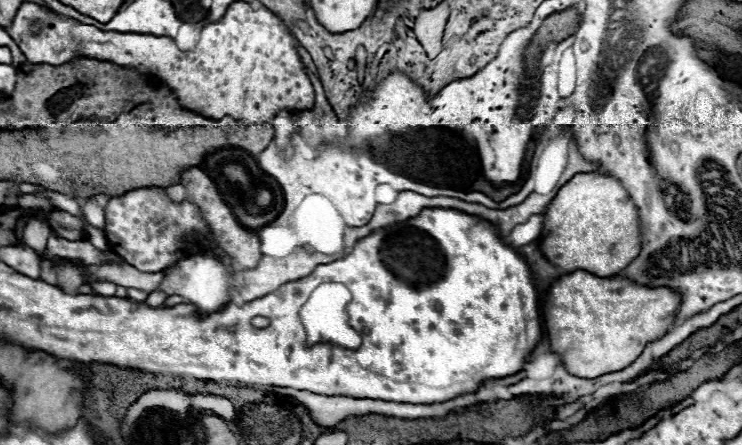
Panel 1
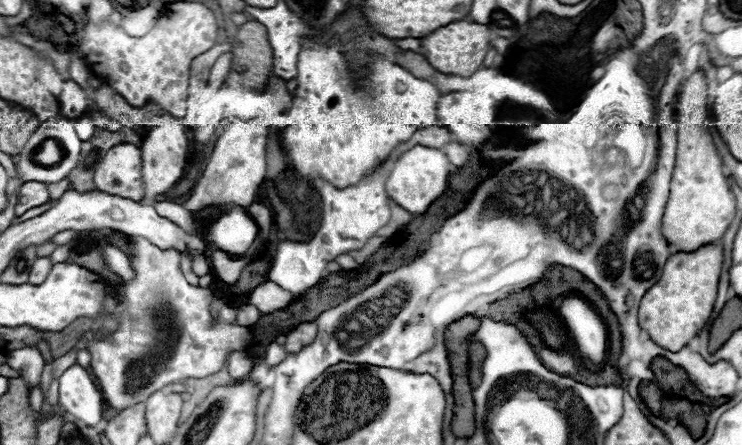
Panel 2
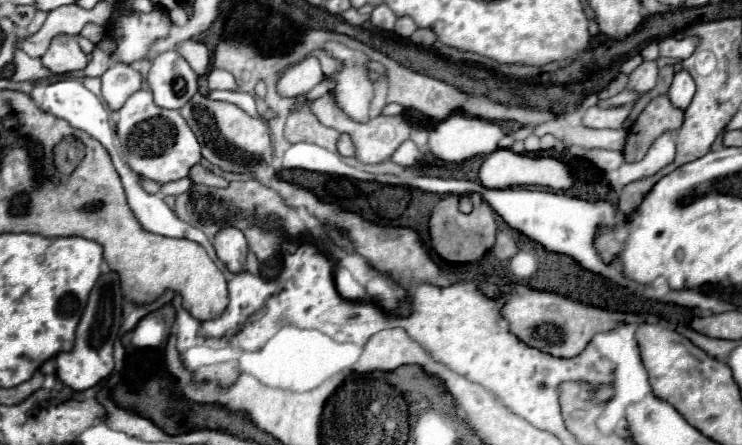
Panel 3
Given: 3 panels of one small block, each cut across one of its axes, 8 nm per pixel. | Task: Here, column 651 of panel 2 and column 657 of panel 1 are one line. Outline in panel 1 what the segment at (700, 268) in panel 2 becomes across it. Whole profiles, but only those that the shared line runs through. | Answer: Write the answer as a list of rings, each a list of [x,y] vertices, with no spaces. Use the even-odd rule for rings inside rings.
[[[576,270],[556,278],[544,294],[542,316],[550,348],[560,354],[572,376],[596,378],[630,366],[646,348],[668,332],[678,314],[678,294],[668,288],[636,286],[626,278],[600,278]]]

